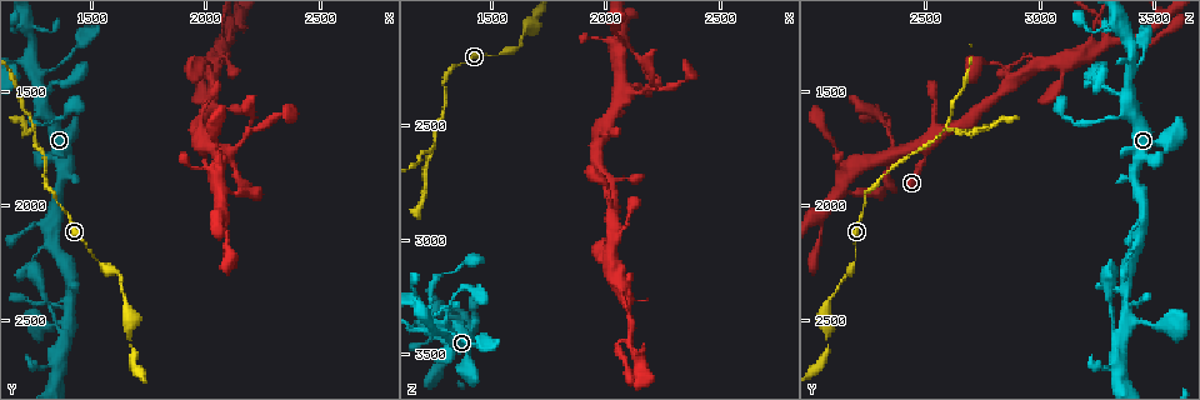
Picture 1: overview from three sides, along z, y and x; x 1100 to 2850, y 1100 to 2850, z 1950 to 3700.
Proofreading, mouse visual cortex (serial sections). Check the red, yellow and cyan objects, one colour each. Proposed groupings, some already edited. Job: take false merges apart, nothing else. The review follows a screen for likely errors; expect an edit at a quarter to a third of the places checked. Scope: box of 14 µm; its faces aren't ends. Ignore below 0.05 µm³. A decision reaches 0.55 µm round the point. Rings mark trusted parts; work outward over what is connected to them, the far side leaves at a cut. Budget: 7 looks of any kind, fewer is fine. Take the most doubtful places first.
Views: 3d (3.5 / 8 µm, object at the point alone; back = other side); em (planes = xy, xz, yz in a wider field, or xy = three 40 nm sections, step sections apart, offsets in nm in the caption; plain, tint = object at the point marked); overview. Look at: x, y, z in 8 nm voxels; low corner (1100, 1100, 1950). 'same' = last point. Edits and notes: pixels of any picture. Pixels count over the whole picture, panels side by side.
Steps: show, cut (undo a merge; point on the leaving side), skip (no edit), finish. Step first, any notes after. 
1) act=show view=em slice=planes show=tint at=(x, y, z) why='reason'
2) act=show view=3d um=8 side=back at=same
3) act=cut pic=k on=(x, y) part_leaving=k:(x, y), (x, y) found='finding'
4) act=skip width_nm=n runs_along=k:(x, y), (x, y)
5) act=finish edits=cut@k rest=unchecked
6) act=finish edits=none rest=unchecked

act=show view=3d um=3.5 at=(1240, 1670, 2580) why='branch point'

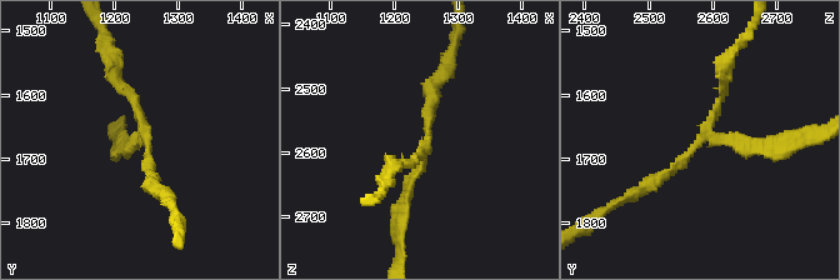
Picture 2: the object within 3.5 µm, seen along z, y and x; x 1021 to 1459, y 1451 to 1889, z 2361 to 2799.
act=show view=em slice=xy step=2 show=tint at=(1250, 1660, 2590) arms=3 arm_widths_nm=100,150,150 why='now the EM'

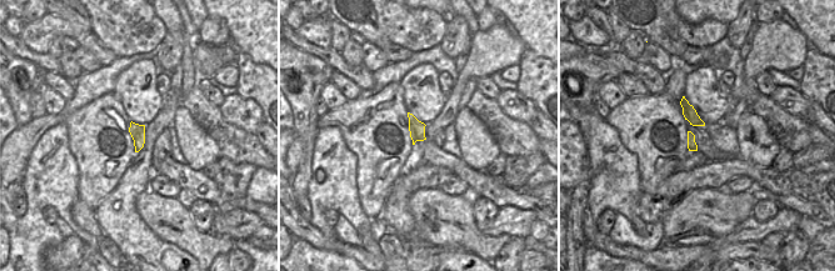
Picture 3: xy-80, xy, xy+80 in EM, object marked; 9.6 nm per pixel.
act=cut pic=2 on=(405, 199) part_leaving=2:(420, 164), (401, 209), (401, 260) found='a second cell is stuck on'

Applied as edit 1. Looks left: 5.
act=show view=3d um=3.5 side=back at=(1240, 1620, 3300) why='narrows sharply'

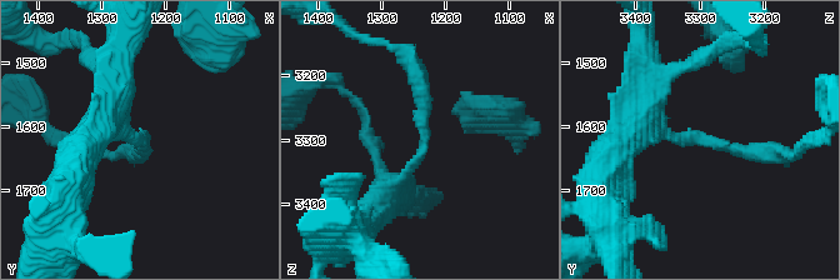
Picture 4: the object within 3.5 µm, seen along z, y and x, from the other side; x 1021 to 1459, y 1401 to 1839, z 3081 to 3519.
act=skip arm_widths_nm=250,300 runs_along=4:(380, 201), (423, 150), (411, 61) found='all the same cell'

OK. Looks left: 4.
act=show view=3d um=3.5 side=back at=(2180, 1680, 2340) why='a fork'

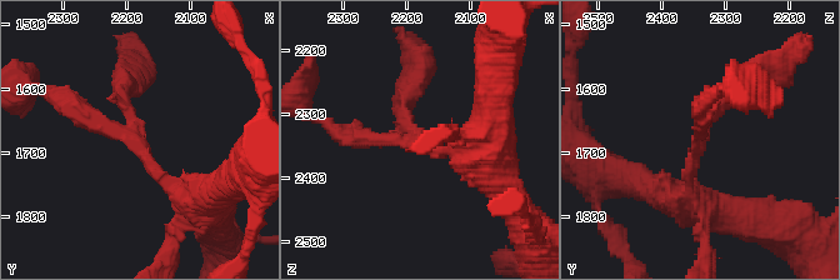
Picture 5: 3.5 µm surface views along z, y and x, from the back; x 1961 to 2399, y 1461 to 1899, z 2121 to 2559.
act=show view=em slice=xy step=3 show=tint at=(2195, 1680, 2340) arms=3 arm_widths_nm=200,250,250 why='need the tissue'

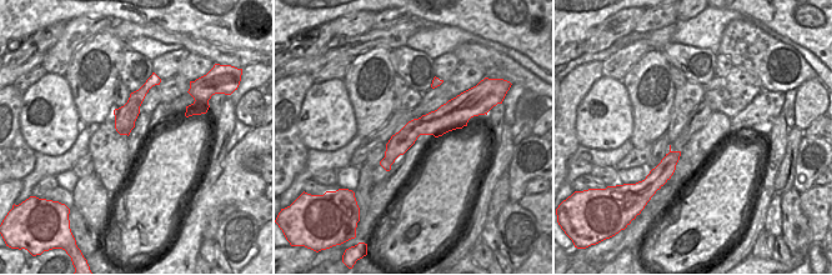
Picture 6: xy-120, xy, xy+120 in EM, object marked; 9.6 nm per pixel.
act=show view=em slice=xy step=5 show=tint at=same why='cut it another way'

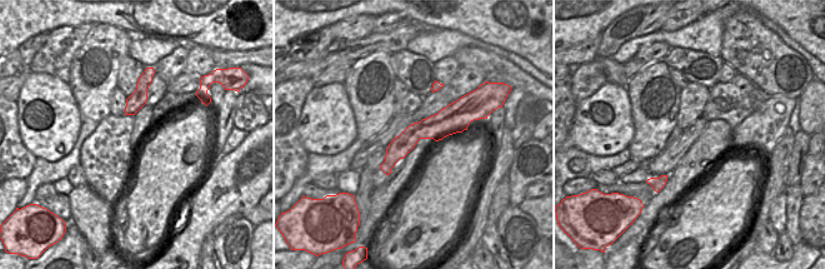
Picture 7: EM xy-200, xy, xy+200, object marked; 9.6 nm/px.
act=skip width_nm=240 runs_along=5:(191, 196), (130, 135), (61, 100) found='all the same cell'

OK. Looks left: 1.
act=finish edits=cut@2 rest=unchecked

